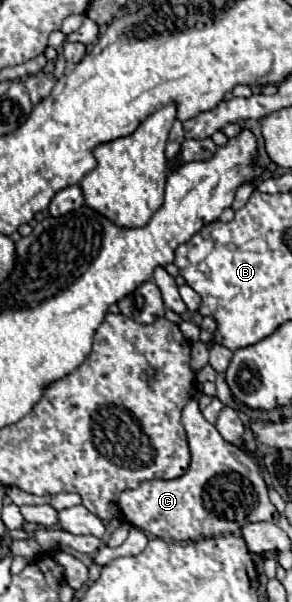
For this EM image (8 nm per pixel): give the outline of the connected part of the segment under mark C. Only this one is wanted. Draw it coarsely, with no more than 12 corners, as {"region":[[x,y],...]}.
{"region":[[193,398],[189,470],[119,498],[163,540],[273,520],[265,480]]}

